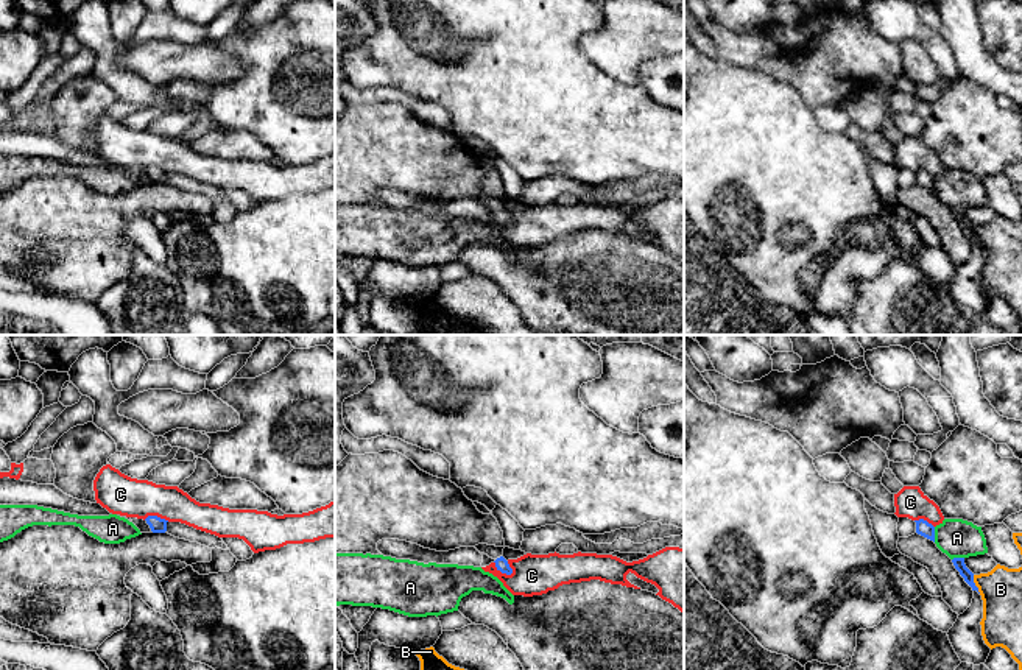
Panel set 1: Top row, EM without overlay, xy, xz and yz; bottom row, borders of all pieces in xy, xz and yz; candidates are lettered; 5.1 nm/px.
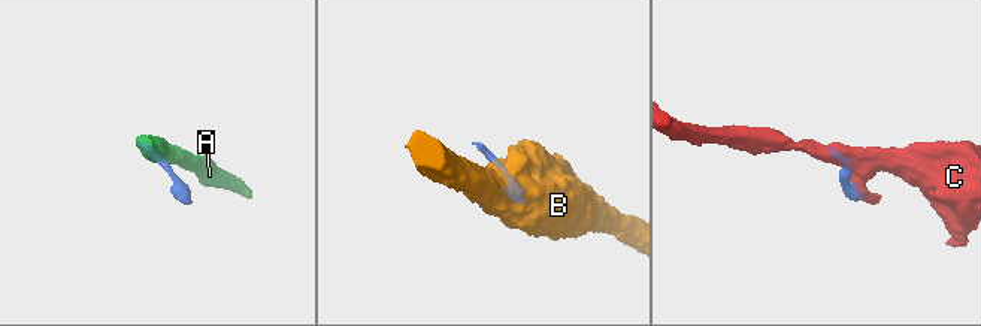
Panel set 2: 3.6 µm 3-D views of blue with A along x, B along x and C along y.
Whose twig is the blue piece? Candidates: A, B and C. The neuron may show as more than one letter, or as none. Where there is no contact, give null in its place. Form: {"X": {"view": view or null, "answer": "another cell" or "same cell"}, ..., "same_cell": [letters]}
{"A": {"view": "yz", "answer": "another cell"}, "B": {"view": "yz", "answer": "another cell"}, "C": {"view": "xz", "answer": "another cell"}, "same_cell": []}

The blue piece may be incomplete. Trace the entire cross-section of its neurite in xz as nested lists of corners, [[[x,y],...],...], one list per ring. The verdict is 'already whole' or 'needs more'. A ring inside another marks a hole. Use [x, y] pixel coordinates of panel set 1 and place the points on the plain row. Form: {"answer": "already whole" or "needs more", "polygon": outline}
{"answer": "needs more", "polygon": [[[478,195],[475,199],[480,204],[488,206],[489,209],[494,210],[497,221],[502,224],[511,226],[513,220],[509,218],[508,212],[503,209],[503,199],[505,198],[495,198],[495,196],[488,196],[488,195]]]}

